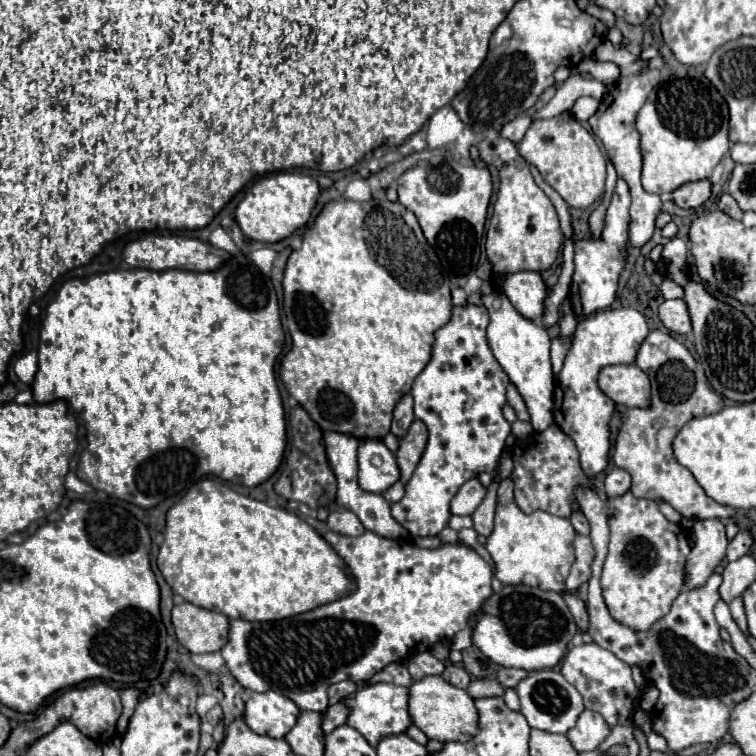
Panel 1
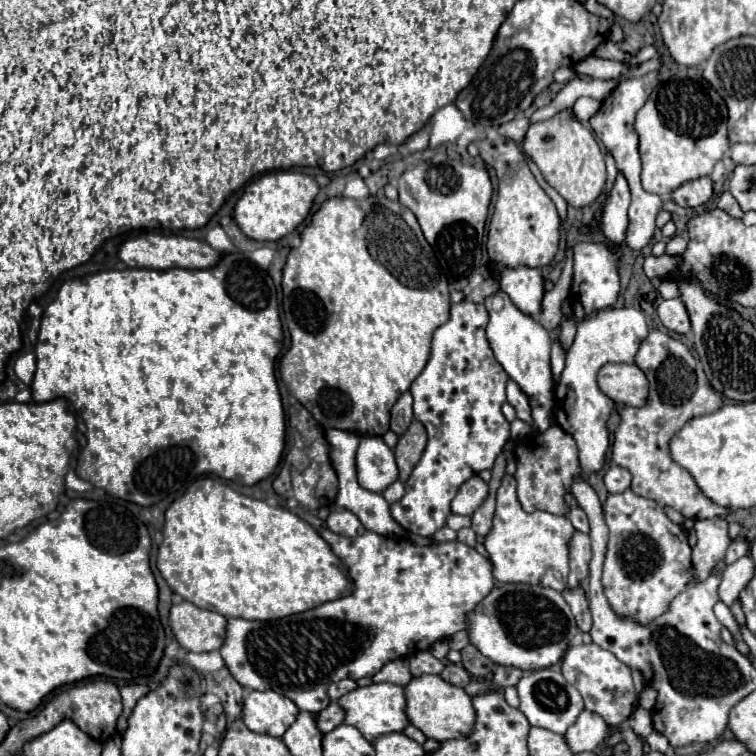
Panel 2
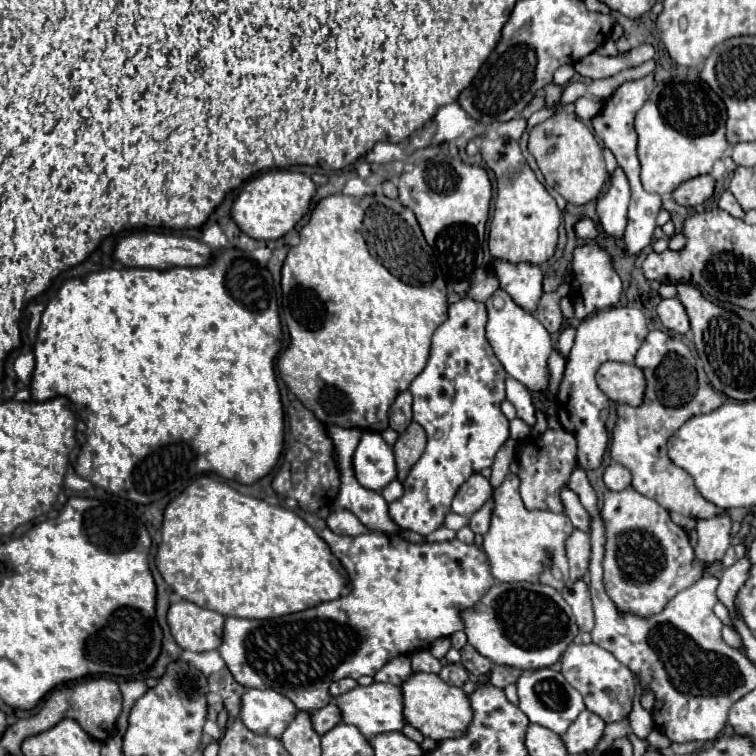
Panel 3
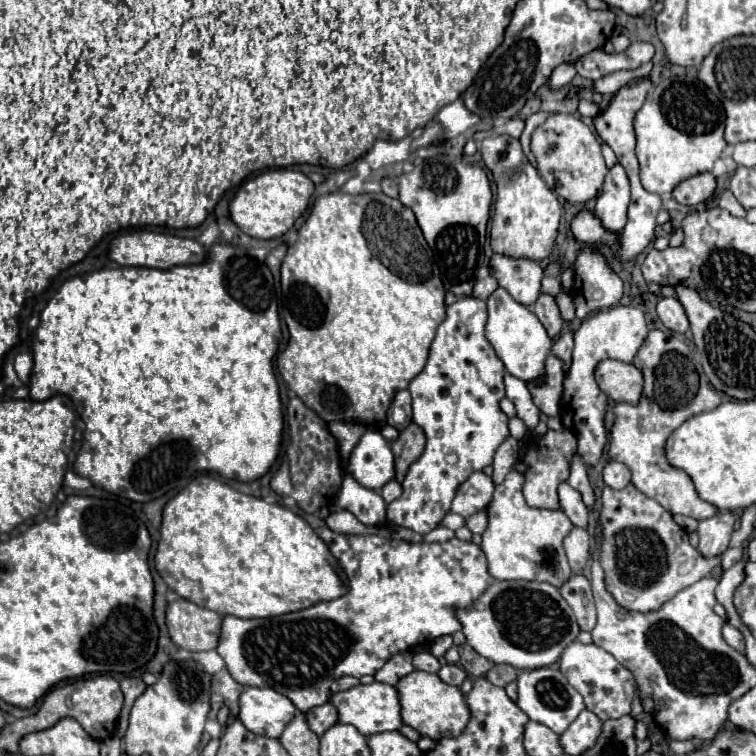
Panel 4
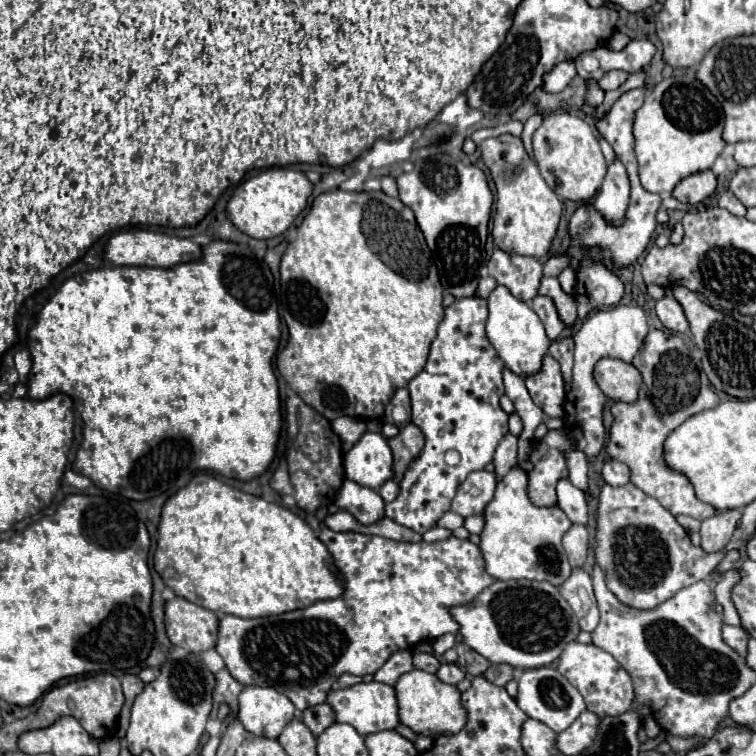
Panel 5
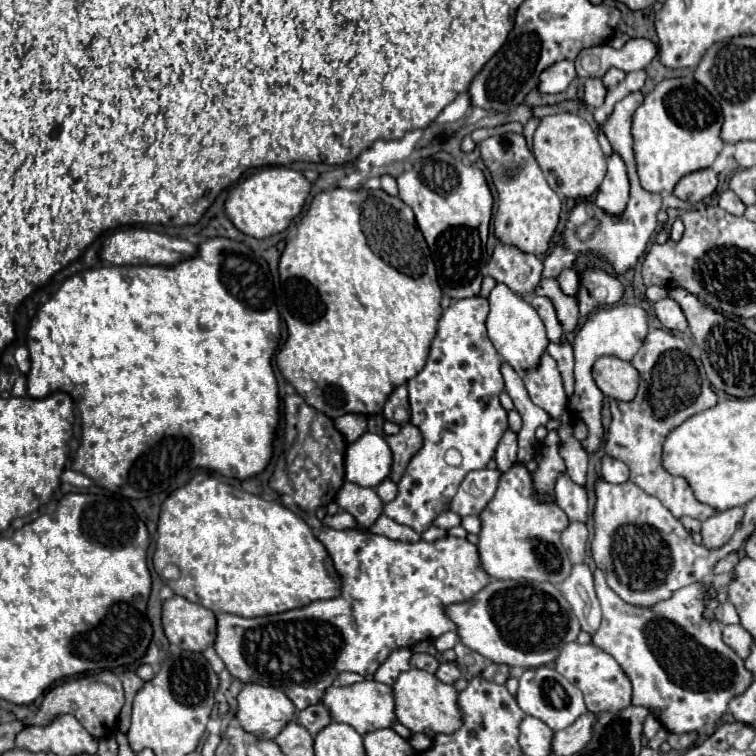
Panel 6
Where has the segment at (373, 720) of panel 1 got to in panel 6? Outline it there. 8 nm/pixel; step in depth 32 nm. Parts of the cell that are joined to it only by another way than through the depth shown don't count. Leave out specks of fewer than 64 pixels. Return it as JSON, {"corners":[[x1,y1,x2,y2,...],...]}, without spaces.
{"corners":[[364,680,360,684,350,684,350,686,330,686,324,692,320,704,328,708,334,722,350,724,358,734,366,734,378,728,390,728,396,722,392,688,374,680]]}

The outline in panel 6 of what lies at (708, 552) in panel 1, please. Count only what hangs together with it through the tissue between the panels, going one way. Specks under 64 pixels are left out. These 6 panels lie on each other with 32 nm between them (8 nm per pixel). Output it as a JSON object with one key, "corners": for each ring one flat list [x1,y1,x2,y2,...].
{"corners":[[736,506,724,512,716,512,712,518,708,518,702,524,704,546,708,548,724,546,732,538,732,534,738,530,738,522,742,522,742,516,744,516,744,508]]}

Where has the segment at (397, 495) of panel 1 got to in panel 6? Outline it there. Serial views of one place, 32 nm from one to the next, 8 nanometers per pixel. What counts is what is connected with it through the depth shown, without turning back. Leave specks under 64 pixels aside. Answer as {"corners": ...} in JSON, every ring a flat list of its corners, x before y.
{"corners":[[386,478,386,480,376,488,376,494,378,494,384,502,390,502,390,500,396,496,396,484,394,484,390,478]]}

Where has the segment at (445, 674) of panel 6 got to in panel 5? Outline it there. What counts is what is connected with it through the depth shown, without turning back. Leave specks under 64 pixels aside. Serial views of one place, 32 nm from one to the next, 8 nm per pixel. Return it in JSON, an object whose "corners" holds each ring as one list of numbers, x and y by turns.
{"corners":[[442,662,440,670,436,672,436,676,446,682,446,684,458,684,462,678,464,678,464,672,456,666,456,664,448,664,448,662]]}

